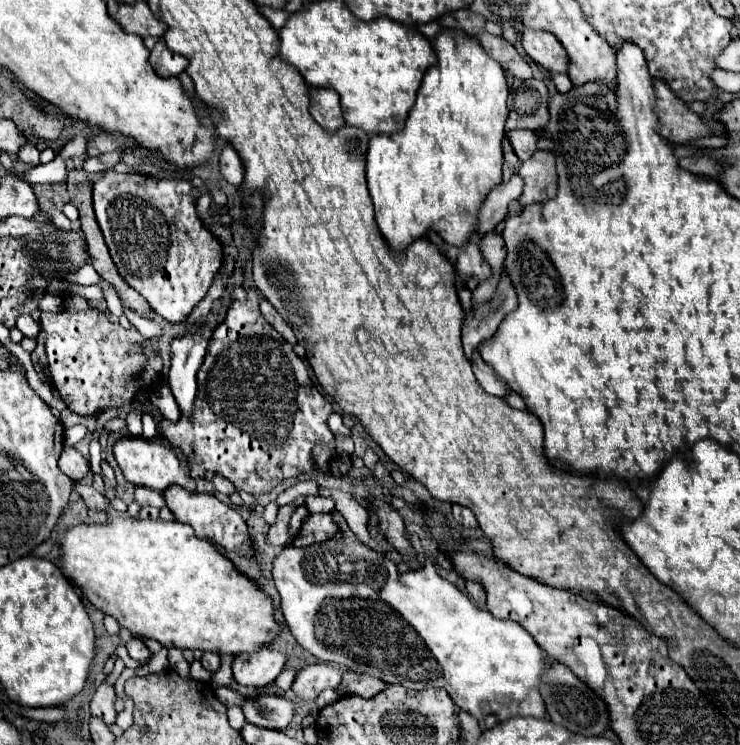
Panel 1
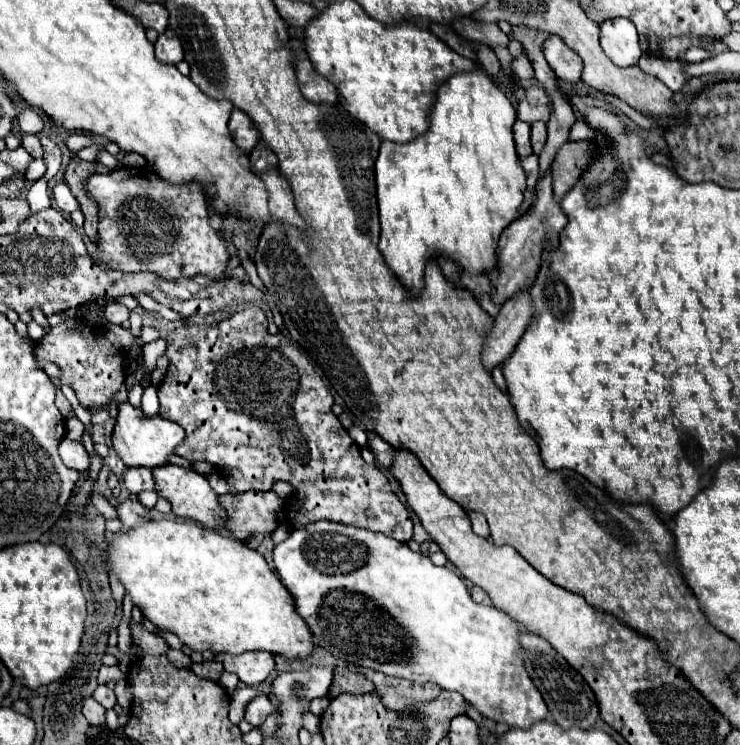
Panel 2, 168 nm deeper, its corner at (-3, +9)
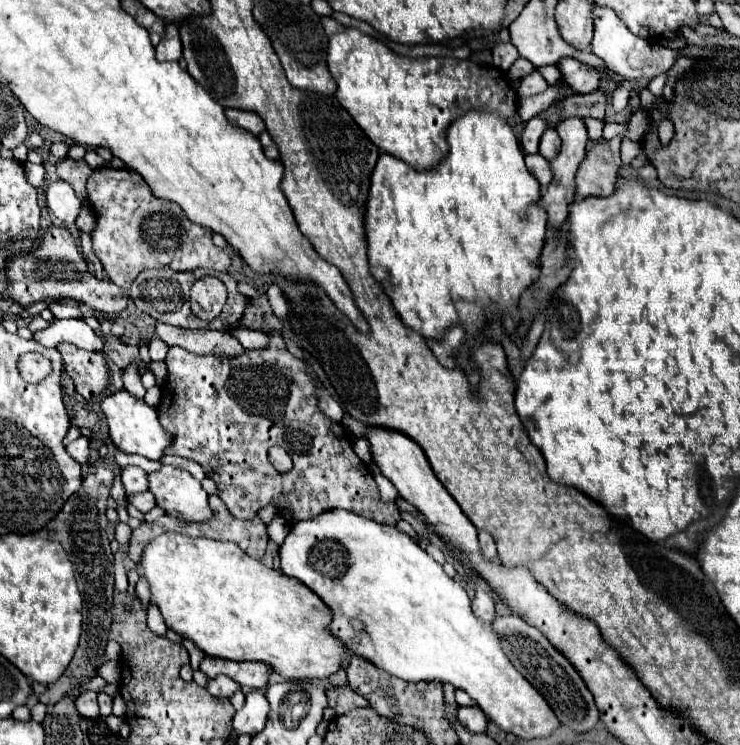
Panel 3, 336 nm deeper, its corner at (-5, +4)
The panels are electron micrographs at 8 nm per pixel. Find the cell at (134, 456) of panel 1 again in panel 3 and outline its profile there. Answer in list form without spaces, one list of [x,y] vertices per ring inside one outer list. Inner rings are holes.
[[[118,390],[116,394],[106,396],[104,402],[100,404],[100,408],[106,416],[106,422],[110,428],[110,438],[122,452],[140,454],[148,460],[160,460],[164,454],[164,448],[172,444],[172,436],[160,426],[156,410],[152,406],[148,406],[144,400],[134,398],[126,390]]]

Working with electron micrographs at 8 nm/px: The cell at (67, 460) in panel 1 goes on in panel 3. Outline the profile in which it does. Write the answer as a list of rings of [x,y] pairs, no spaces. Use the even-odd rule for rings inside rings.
[[[80,436],[80,438],[74,440],[72,444],[68,444],[66,450],[68,450],[68,454],[70,454],[76,462],[80,462],[80,464],[86,464],[86,462],[88,462],[88,438],[86,438],[86,436]]]

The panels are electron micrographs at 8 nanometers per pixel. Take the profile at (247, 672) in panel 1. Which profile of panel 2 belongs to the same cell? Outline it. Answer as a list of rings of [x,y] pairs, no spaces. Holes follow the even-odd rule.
[[[246,651],[240,655],[222,653],[216,655],[216,659],[222,661],[226,671],[236,673],[238,679],[246,685],[262,683],[274,669],[274,655],[268,651]]]

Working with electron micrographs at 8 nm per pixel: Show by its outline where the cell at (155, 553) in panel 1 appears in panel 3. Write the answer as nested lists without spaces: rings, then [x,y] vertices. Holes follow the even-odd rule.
[[[166,532],[154,538],[140,562],[142,576],[148,580],[152,598],[168,628],[182,638],[190,638],[204,654],[226,660],[258,660],[272,666],[274,672],[292,680],[328,678],[346,662],[346,648],[330,634],[332,614],[318,594],[310,592],[302,582],[264,566],[250,558],[234,542],[218,542],[208,538],[188,538],[176,532]]]

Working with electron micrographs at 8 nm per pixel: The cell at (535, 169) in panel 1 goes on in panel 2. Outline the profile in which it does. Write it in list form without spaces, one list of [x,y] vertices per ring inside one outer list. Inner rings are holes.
[[[568,141],[558,149],[552,163],[552,187],[556,201],[560,201],[564,193],[578,181],[578,177],[590,163],[590,157],[592,145],[588,141]]]

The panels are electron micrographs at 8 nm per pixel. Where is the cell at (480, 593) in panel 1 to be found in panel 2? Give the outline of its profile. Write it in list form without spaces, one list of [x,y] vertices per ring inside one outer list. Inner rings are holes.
[[[318,521],[318,523],[306,525],[304,529],[294,529],[286,541],[282,541],[274,547],[274,567],[276,567],[276,573],[280,575],[280,581],[286,585],[286,589],[290,591],[290,595],[294,599],[296,613],[310,627],[314,643],[318,647],[330,651],[336,659],[342,659],[342,661],[346,661],[354,667],[360,667],[360,669],[374,669],[374,671],[380,671],[380,673],[390,675],[390,677],[402,677],[402,679],[410,679],[410,681],[416,681],[416,683],[432,681],[446,691],[458,691],[484,717],[494,719],[494,721],[504,721],[510,727],[528,729],[532,723],[536,723],[536,721],[540,721],[548,715],[548,709],[546,709],[546,703],[544,703],[540,691],[536,689],[536,685],[532,683],[532,679],[528,677],[528,673],[524,669],[524,651],[520,649],[522,625],[514,623],[512,617],[508,617],[504,611],[492,607],[490,597],[486,595],[484,589],[474,587],[472,597],[470,597],[464,581],[454,571],[450,571],[446,567],[436,567],[426,555],[412,553],[406,543],[400,543],[392,537],[382,535],[382,533],[374,533],[374,531],[366,531],[366,529],[358,529],[358,527],[350,527],[350,525],[342,525],[342,523]]]

